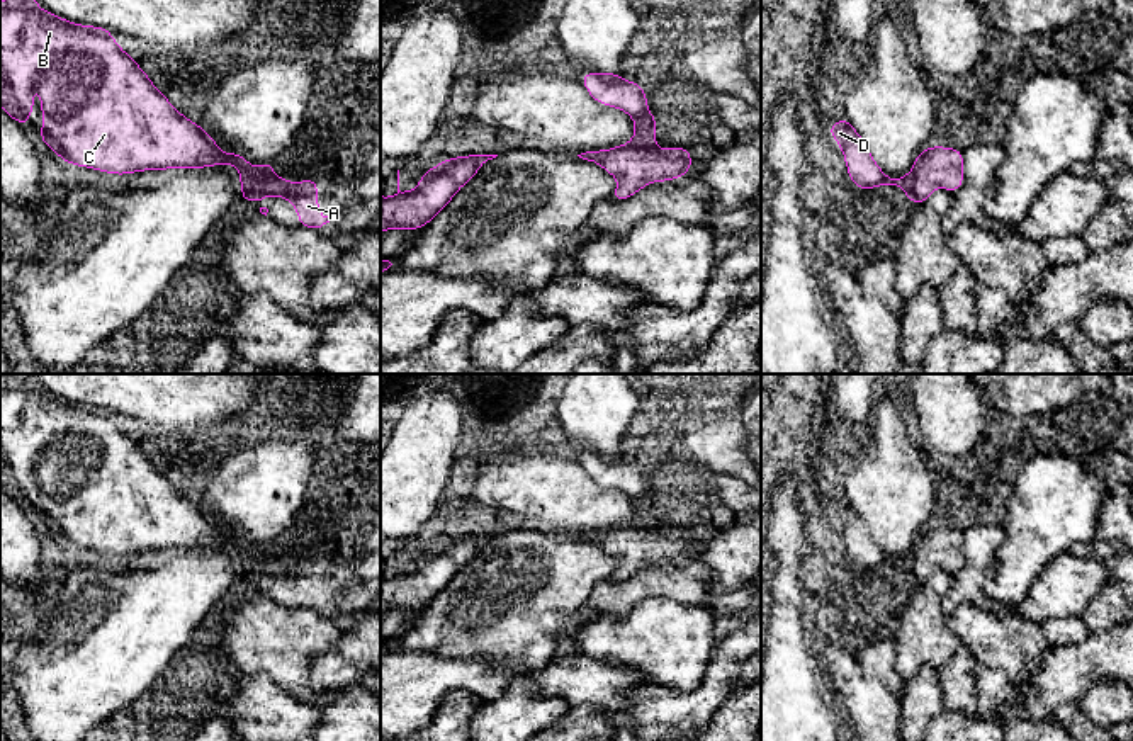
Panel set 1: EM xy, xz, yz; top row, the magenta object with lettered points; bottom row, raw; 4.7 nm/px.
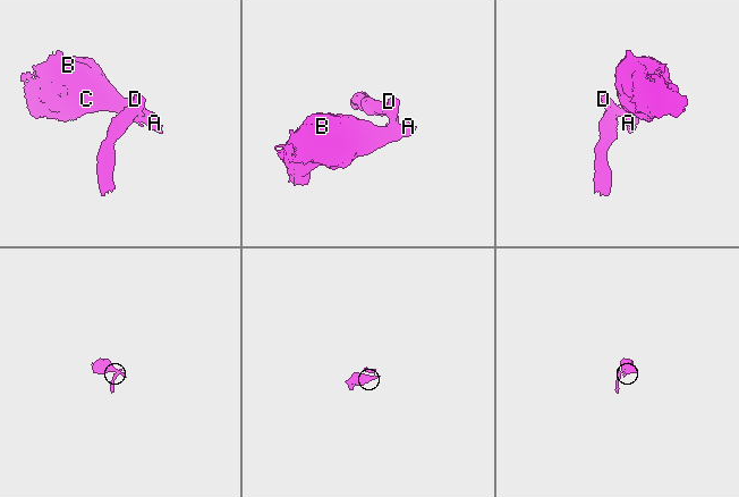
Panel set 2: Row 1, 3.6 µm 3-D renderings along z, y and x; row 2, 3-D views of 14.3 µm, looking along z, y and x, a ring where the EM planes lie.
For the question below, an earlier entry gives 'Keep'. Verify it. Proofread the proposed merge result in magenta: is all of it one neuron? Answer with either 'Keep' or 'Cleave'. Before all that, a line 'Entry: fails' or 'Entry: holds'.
Entry: fails
Cleave

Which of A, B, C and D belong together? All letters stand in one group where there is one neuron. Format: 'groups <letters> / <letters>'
groups A B C / D

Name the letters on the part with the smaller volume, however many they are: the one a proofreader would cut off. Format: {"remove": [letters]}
{"remove": ["D"]}

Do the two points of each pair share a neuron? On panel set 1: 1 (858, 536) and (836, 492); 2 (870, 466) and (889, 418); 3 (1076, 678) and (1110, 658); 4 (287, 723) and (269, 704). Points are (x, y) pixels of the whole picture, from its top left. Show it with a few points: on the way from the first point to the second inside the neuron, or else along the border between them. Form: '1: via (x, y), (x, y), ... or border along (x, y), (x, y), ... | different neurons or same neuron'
1: via (851, 526), (839, 509), (839, 502) | same neuron
2: via (882, 454), (887, 449), (887, 430) | same neuron
3: via (1084, 670), (1101, 658) | same neuron
4: via (282, 718), (274, 709) | same neuron

